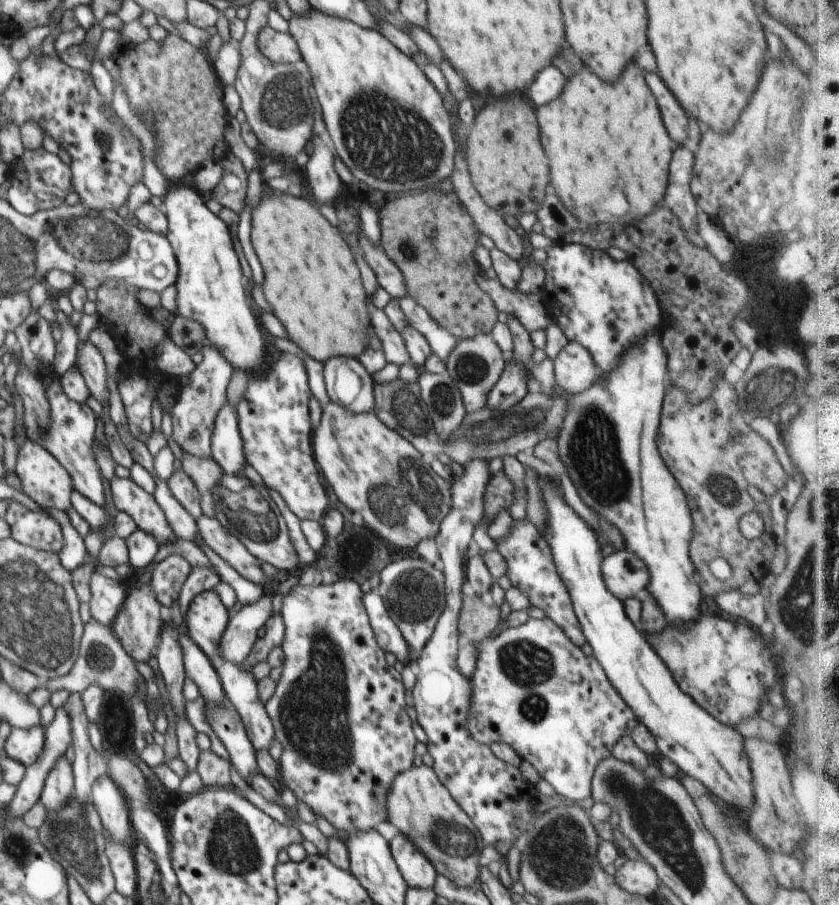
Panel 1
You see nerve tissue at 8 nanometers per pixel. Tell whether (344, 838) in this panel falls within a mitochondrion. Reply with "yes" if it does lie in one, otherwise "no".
no

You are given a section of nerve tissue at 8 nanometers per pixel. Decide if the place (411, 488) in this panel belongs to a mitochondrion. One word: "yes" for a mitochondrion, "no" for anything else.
yes

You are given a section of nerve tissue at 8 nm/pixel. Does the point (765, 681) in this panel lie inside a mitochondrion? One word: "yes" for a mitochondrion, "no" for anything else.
no

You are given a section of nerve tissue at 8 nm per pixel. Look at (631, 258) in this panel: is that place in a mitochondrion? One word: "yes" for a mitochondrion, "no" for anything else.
no

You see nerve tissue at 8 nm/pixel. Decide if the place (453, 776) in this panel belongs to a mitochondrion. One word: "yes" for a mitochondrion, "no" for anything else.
no

